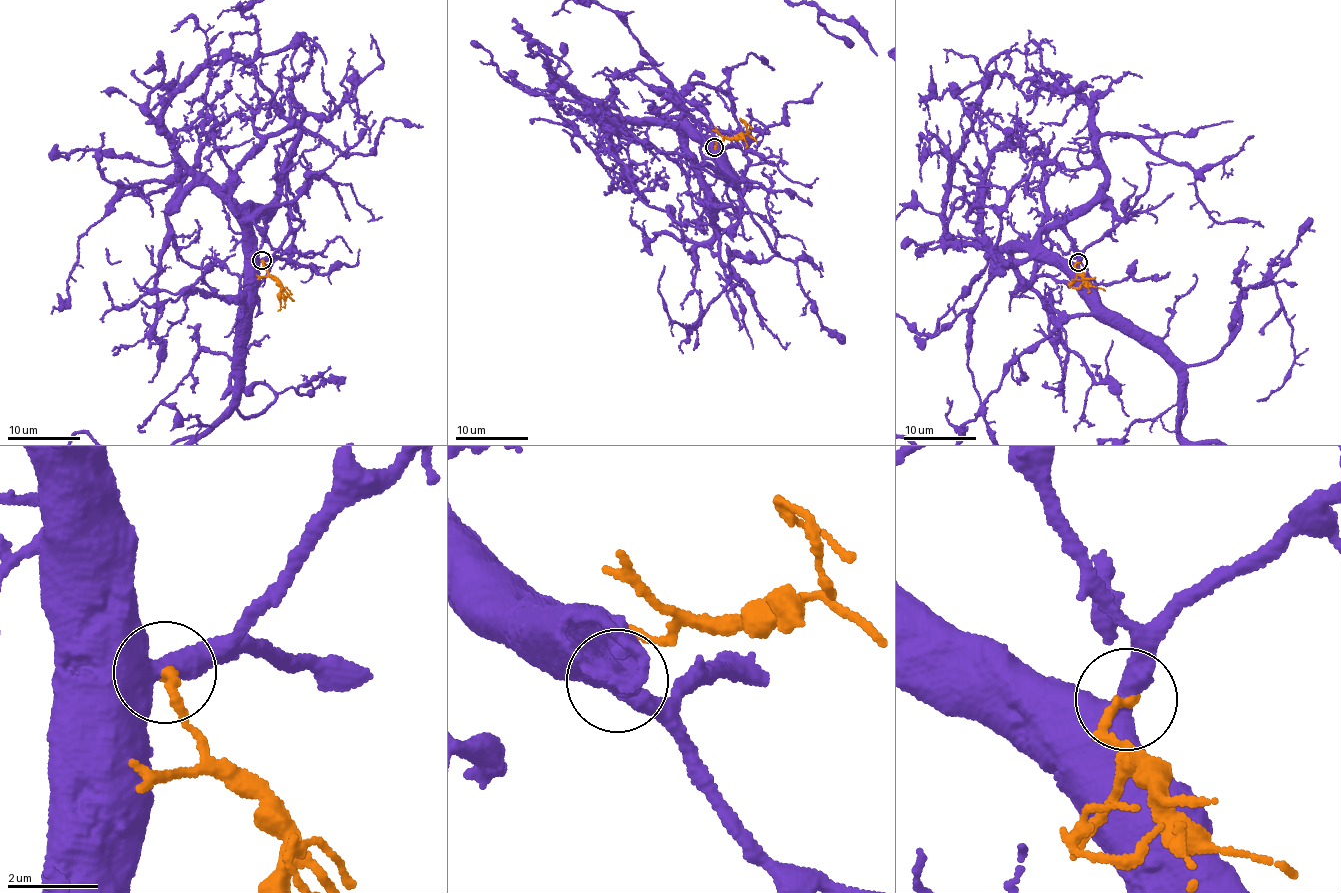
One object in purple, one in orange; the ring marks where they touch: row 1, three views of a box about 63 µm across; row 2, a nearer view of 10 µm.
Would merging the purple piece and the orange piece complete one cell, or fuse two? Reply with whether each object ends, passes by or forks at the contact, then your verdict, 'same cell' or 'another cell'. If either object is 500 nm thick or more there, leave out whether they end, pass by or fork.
another cell

